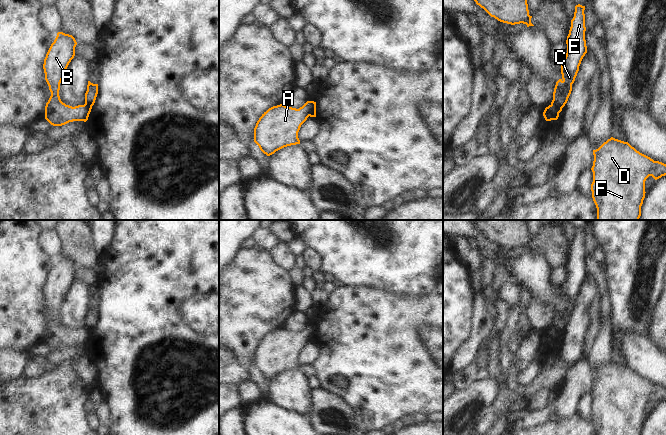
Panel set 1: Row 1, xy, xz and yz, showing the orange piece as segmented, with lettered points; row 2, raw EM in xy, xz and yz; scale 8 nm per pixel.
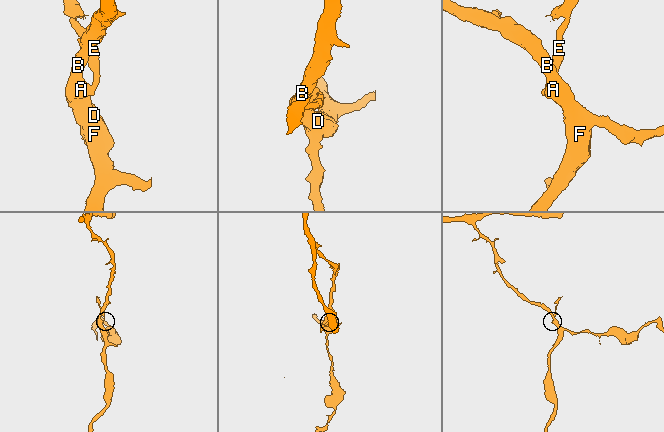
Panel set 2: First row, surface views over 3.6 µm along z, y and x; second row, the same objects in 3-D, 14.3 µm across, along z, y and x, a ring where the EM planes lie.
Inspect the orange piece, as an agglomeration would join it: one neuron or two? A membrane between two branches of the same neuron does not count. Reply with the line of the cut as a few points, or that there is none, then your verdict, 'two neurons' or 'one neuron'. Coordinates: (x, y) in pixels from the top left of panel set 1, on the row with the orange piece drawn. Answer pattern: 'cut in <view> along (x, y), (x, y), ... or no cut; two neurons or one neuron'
cut in yz along (551, 103), (561, 109); two neurons

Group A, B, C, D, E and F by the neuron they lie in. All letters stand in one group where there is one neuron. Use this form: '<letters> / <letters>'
A B D F / C E

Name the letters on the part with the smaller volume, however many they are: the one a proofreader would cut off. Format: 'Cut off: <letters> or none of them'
Cut off: C, E

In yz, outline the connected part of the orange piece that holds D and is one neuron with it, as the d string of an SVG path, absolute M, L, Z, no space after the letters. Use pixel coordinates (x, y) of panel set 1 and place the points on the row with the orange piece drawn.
M613 137L593 150L593 155L591 191L597 208L597 220L639 220L646 193L645 181L649 176L655 180L665 176L666 164L654 161L628 142Z

